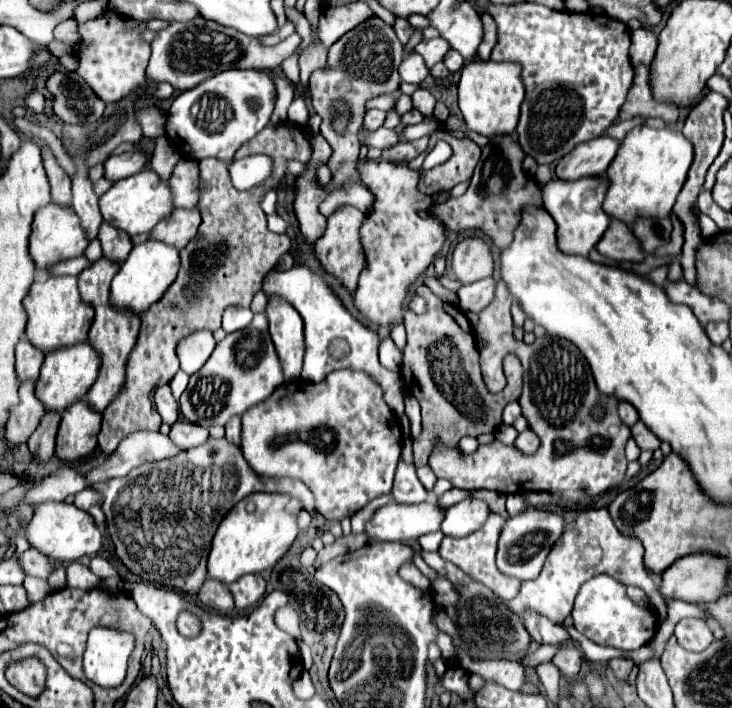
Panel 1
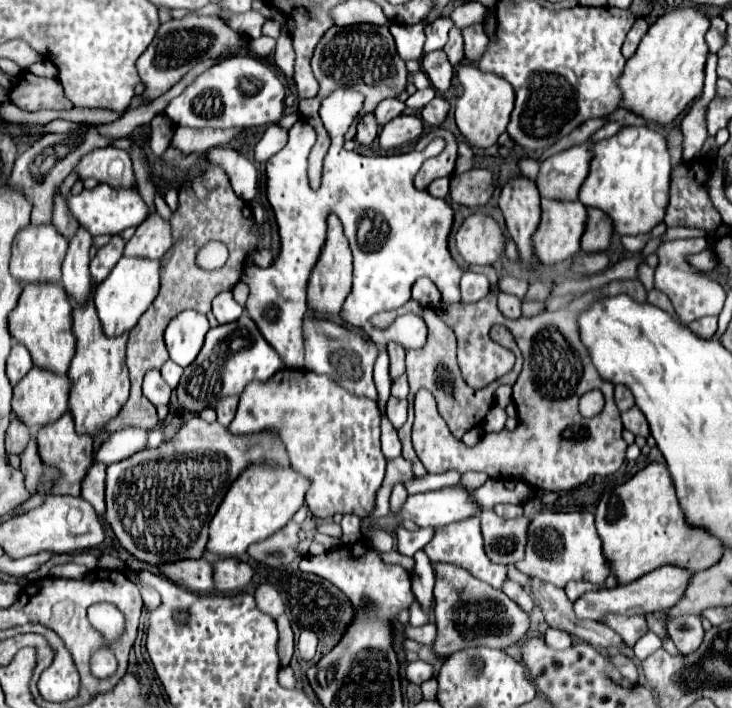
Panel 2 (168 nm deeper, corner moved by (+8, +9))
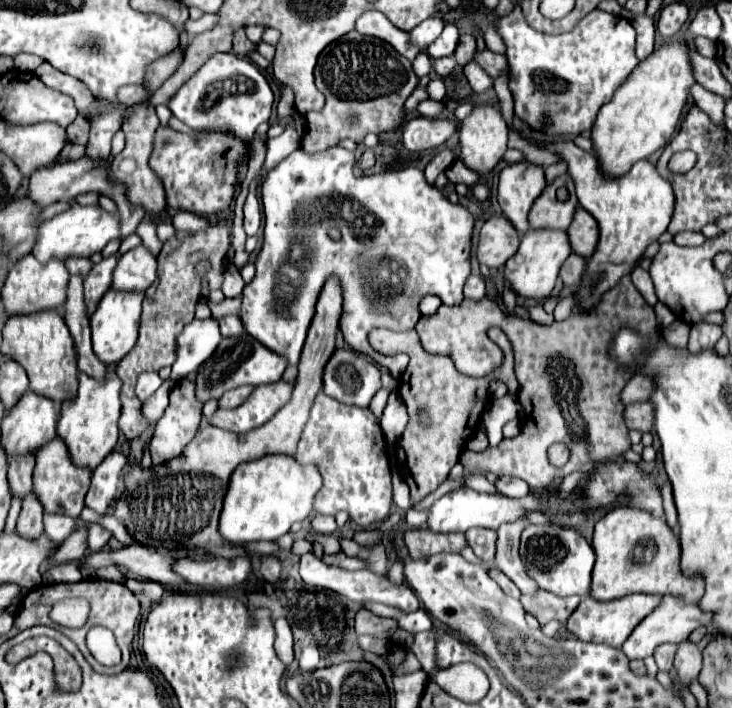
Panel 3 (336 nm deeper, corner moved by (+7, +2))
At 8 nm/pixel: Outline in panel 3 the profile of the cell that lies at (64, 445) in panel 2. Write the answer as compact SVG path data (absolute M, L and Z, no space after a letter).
M53 438L49 444L37 450L35 472L33 472L33 494L41 502L43 512L77 518L79 512L83 510L83 500L89 490L89 480L91 480L91 470L73 466L67 454L67 446L65 442L61 442L61 438Z

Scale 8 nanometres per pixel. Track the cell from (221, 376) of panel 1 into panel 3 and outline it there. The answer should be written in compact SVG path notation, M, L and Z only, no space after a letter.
M243 334L239 338L223 338L221 344L217 346L215 354L201 364L195 384L197 384L197 398L201 402L207 402L209 398L221 398L223 392L233 390L237 386L259 386L259 384L267 384L267 382L277 382L281 380L281 374L285 372L289 362L285 362L285 358L273 354L273 350L267 350L265 346L261 346L261 342L257 342L255 338L251 338L249 334Z

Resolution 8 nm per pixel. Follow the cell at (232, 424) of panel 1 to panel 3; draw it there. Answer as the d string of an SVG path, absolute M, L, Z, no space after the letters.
M239 386L237 390L229 390L225 392L221 398L219 398L219 406L221 408L235 408L235 406L241 406L247 396L253 392L255 386Z

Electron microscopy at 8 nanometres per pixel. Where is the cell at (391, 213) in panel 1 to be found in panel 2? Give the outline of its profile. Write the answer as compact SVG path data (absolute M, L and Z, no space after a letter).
M299 119L288 131L286 147L268 159L266 163L268 189L266 191L268 191L268 201L274 209L274 215L280 227L282 249L280 249L280 257L268 269L250 265L248 269L244 269L244 275L242 275L242 281L250 287L250 297L246 301L248 315L256 321L264 339L276 349L282 363L294 369L300 369L304 365L302 317L308 309L306 307L306 283L308 283L310 269L314 267L316 257L320 255L320 247L326 239L326 217L330 213L336 213L342 225L346 225L346 237L350 241L350 249L354 258L352 288L340 312L341 318L354 327L362 327L376 345L382 345L382 331L370 323L370 317L404 305L418 277L426 275L436 283L436 287L442 293L442 303L460 301L458 283L462 277L462 269L452 261L448 253L448 233L452 227L454 211L450 203L446 203L444 199L432 197L428 191L418 191L412 183L424 159L434 157L444 149L444 139L436 137L432 143L428 143L426 151L410 151L410 153L390 155L390 157L382 157L382 155L366 157L354 151L346 151L342 143L342 135L334 135L330 138L332 145L324 157L324 169L322 169L322 179L320 179L318 189L312 189L310 179L308 179L308 155L316 141L316 132L308 122Z

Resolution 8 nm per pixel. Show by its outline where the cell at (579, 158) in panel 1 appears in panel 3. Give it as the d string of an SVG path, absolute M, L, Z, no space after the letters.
M569 174L559 176L533 202L529 212L529 228L533 230L567 230L577 208L575 184Z

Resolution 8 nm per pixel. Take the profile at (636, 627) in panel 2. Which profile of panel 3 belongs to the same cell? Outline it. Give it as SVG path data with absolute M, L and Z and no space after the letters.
M665 596L661 600L661 604L649 614L645 616L645 620L631 632L631 636L627 638L627 642L623 644L623 652L627 654L629 660L643 660L647 656L653 654L653 650L659 646L659 644L665 644L665 642L683 642L689 638L689 634L697 628L697 626L707 626L711 622L711 616L701 612L701 608L697 604L685 604L681 602L681 598L677 596Z

